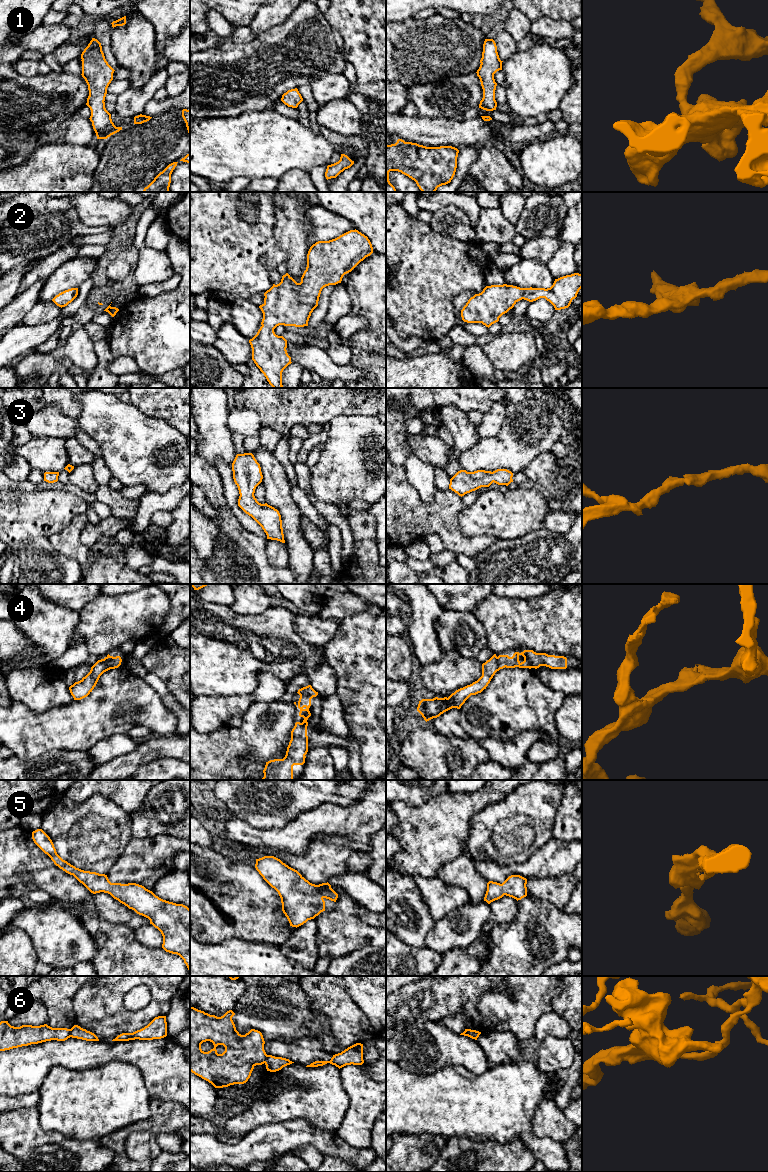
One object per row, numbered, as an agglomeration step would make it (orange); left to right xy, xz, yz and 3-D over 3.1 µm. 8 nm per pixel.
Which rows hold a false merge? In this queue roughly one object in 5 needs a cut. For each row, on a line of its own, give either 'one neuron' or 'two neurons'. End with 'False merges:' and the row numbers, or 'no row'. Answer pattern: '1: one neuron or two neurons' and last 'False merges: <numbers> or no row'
1: one neuron
2: one neuron
3: one neuron
4: one neuron
5: one neuron
6: two neurons
False merges: 6

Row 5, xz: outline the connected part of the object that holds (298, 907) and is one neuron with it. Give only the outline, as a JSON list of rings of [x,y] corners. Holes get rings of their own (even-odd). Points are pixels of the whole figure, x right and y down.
[[[274,856],[256,859],[255,868],[278,892],[282,911],[292,927],[297,928],[325,911],[325,898],[334,902],[338,898],[328,882],[312,884]]]

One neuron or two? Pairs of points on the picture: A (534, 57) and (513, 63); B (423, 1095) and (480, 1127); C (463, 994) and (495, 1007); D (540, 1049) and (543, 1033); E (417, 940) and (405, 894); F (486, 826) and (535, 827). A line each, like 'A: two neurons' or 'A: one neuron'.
A: one neuron
B: one neuron
C: two neurons
D: two neurons
E: one neuron
F: one neuron

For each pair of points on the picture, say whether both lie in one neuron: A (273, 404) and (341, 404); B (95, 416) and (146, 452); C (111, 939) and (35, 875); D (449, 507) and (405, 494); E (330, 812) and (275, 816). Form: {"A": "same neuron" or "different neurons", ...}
{"A": "same neuron", "B": "same neuron", "C": "same neuron", "D": "same neuron", "E": "different neurons"}

